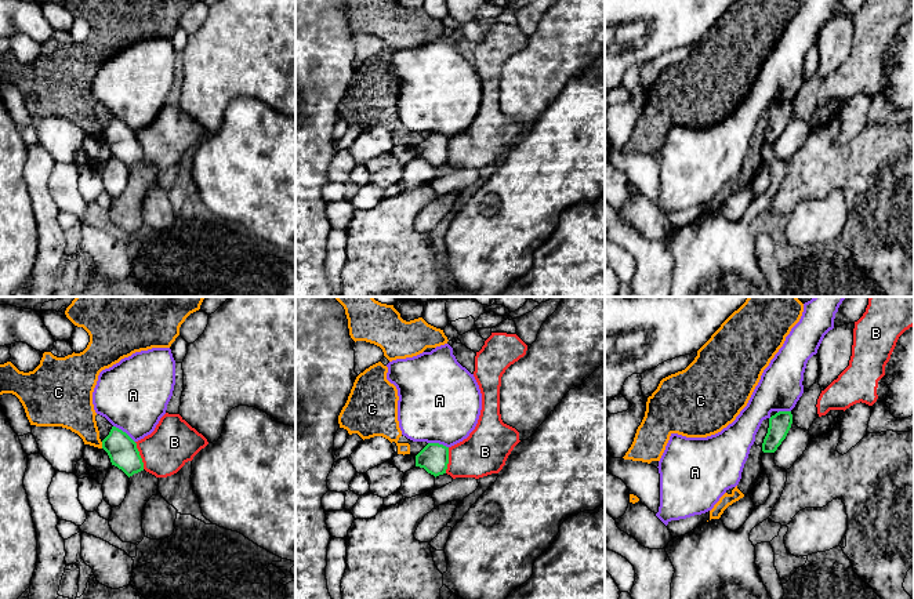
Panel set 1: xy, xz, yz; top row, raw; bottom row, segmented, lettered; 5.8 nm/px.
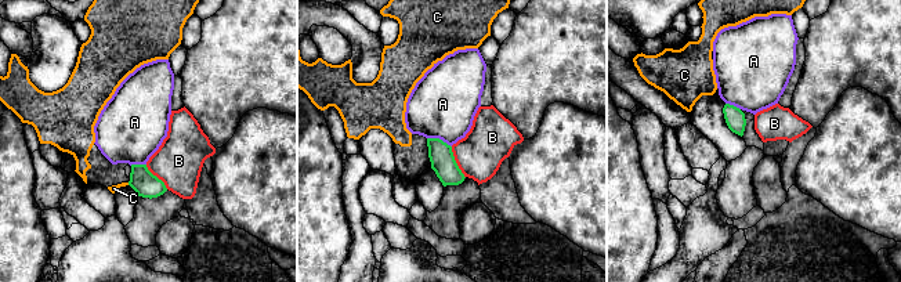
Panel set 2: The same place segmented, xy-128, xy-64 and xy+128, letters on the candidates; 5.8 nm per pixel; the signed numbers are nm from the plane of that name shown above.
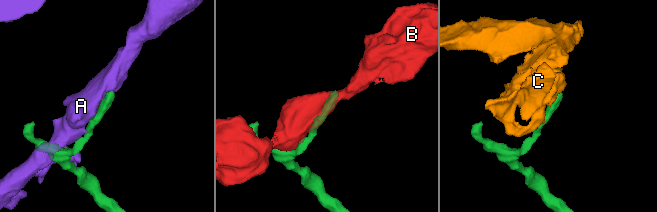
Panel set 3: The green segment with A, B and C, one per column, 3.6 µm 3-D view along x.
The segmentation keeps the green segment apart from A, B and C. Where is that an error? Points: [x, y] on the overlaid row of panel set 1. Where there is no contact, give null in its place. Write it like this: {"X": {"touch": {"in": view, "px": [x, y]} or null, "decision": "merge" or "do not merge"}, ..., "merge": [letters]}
{"A": {"touch": {"in": "xy", "px": [124, 432]}, "decision": "do not merge"}, "B": {"touch": {"in": "xy", "px": [140, 456]}, "decision": "do not merge"}, "C": {"touch": {"in": "xy", "px": [102, 445]}, "decision": "do not merge"}, "merge": []}

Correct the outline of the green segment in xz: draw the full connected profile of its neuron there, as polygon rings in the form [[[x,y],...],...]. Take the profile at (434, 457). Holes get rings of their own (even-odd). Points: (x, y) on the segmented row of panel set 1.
[[[428,443],[417,455],[416,467],[424,468],[435,478],[446,473],[449,464],[449,447],[439,443]]]

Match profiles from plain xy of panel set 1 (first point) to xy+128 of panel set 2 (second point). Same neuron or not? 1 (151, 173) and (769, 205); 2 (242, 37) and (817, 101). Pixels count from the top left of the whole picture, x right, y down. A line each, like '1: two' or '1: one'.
1: two
2: one

